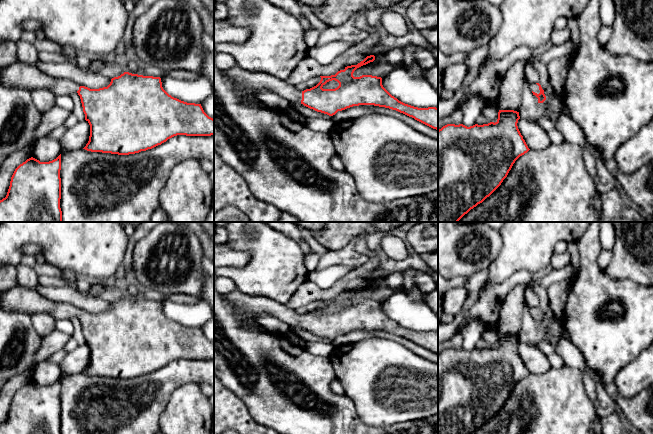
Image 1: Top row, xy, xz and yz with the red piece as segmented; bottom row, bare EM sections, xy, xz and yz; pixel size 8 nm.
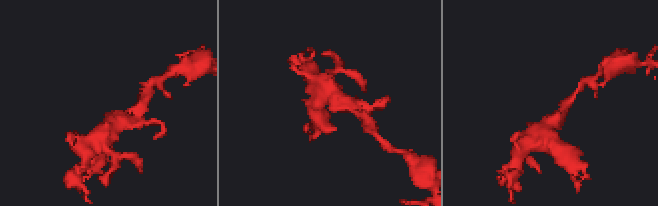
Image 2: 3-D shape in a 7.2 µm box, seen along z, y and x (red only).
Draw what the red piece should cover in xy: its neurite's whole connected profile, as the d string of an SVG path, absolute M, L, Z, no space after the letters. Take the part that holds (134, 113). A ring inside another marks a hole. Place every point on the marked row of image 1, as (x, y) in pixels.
M19 62L0 70L0 83L8 88L26 89L31 92L46 89L56 96L77 92L81 99L85 120L90 125L89 141L83 149L91 152L129 155L152 149L177 135L214 135L214 119L204 112L201 104L187 103L172 97L163 89L160 77L124 72L120 76L112 78L107 87L90 89L79 86L69 79L53 78L33 65Z

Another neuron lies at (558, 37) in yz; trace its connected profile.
M568 26L564 29L553 30L552 35L550 37L550 40L556 46L562 45L570 39L571 39L571 32Z

